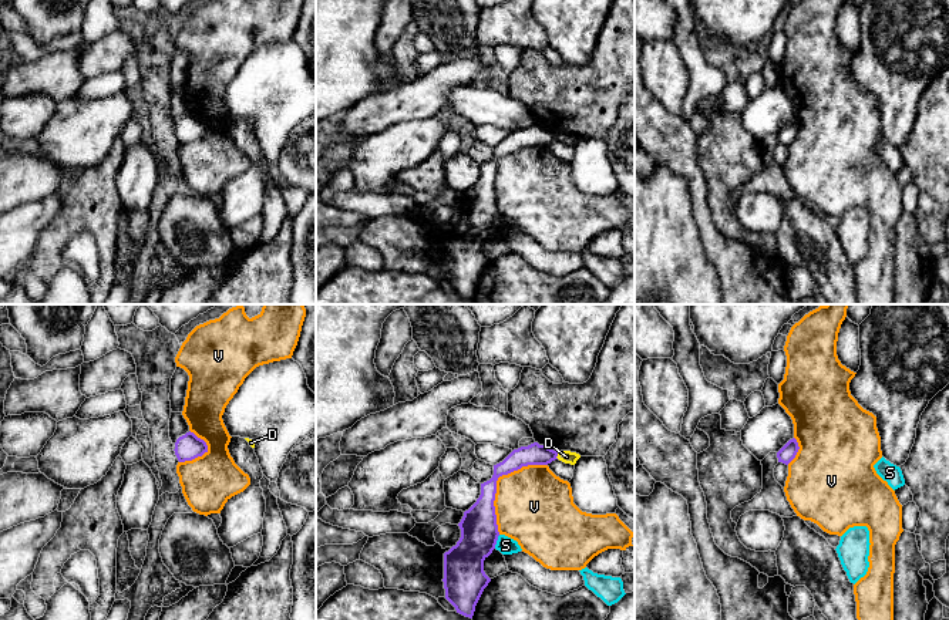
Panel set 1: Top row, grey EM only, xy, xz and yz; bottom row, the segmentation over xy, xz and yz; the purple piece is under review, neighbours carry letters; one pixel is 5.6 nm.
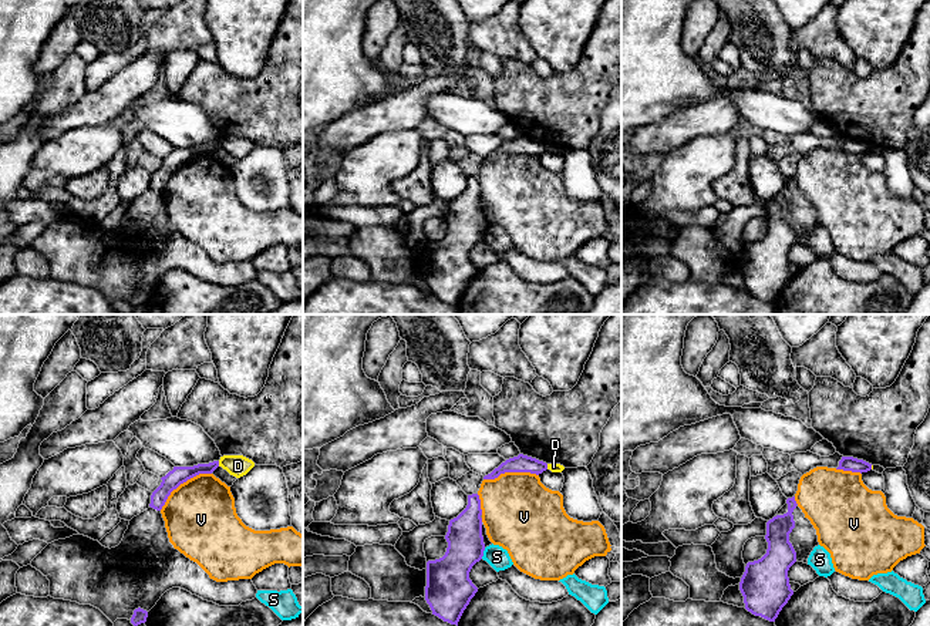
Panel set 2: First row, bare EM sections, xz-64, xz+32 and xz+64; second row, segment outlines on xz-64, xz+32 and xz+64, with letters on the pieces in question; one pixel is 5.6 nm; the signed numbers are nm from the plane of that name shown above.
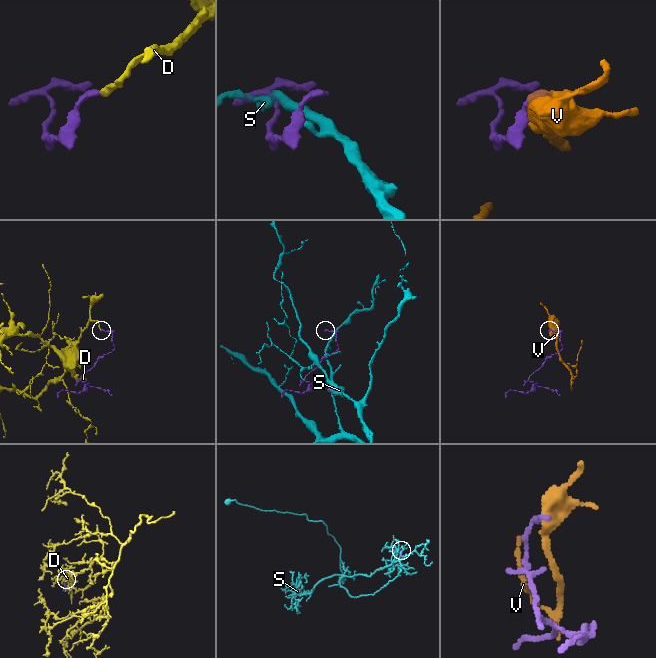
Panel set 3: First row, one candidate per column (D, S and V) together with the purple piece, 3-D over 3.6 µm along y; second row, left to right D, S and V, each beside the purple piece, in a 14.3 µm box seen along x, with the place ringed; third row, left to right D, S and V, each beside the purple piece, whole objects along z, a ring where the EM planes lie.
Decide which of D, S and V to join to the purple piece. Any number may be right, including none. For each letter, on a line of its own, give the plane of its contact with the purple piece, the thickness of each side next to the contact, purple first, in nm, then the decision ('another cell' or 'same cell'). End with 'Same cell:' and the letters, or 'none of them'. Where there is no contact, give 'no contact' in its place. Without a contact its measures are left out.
D: xz | 120/70 nm | another cell
S: xz | 220/100 nm | another cell
V: xz | 190/440 nm | another cell
Same cell: none of them

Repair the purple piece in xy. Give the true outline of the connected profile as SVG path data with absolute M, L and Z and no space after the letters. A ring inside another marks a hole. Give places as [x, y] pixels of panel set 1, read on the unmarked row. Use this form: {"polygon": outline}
{"polygon": "M189 112L176 121L174 132L178 142L185 144L202 138L208 134L208 127L203 121Z"}

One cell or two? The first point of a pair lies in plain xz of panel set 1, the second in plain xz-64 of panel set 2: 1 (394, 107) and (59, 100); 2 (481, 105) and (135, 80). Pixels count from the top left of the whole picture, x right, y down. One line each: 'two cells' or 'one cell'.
1: two cells
2: two cells

